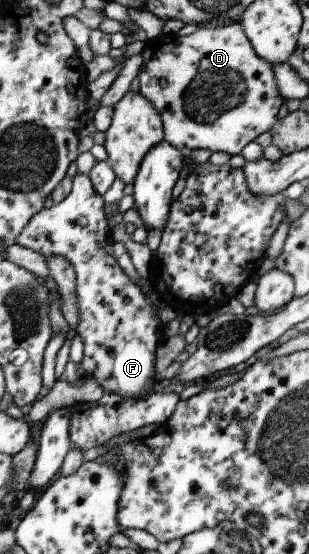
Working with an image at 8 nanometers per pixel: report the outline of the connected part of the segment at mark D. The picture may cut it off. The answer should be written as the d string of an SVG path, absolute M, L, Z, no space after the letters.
M241 22L214 29L199 26L187 36L171 36L149 43L141 54L143 66L139 73L139 91L162 115L165 139L186 154L196 149L208 149L211 153L224 151L231 156L240 155L248 143L269 132L280 118L285 98L276 81L275 66L256 53Z

